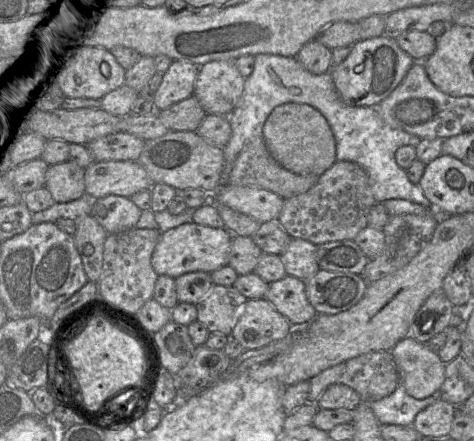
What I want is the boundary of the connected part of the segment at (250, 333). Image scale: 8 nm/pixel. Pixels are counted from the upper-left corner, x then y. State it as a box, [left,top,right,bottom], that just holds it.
[229,298,291,350]

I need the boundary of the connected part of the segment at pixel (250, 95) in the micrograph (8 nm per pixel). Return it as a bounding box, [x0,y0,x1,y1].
[219,54,437,212]

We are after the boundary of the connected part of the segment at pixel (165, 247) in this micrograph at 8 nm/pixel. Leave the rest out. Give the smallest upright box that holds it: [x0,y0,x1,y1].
[151,222,232,279]

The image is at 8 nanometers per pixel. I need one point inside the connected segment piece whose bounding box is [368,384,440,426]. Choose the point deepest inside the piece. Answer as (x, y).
(399, 408)

